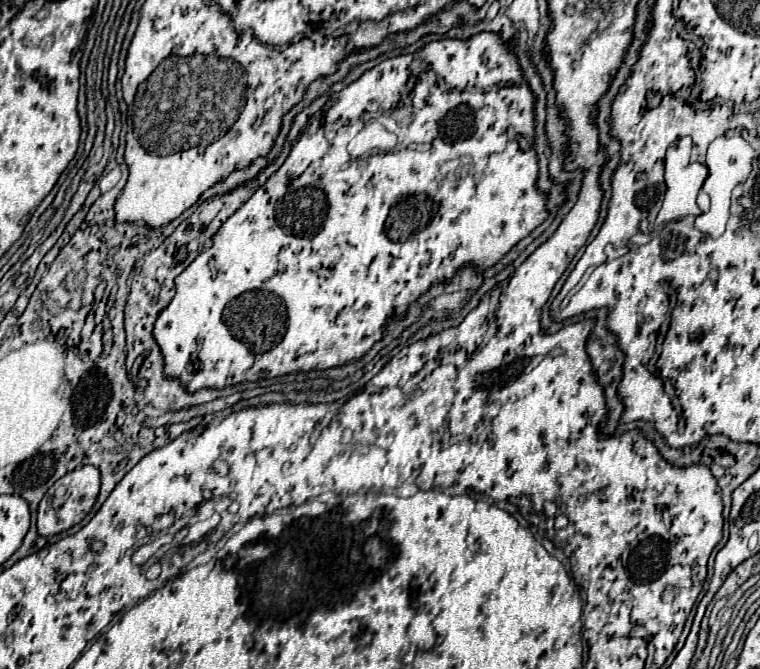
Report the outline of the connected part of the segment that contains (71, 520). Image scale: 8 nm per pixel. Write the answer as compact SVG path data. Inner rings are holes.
M81 466L65 474L47 490L47 496L43 496L43 500L39 502L37 532L41 536L53 536L79 524L85 518L85 514L93 508L97 494L99 494L99 470L95 466Z

